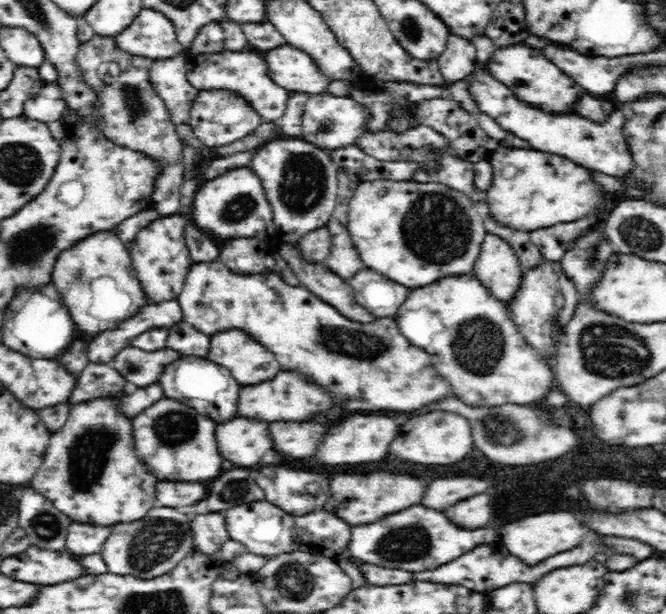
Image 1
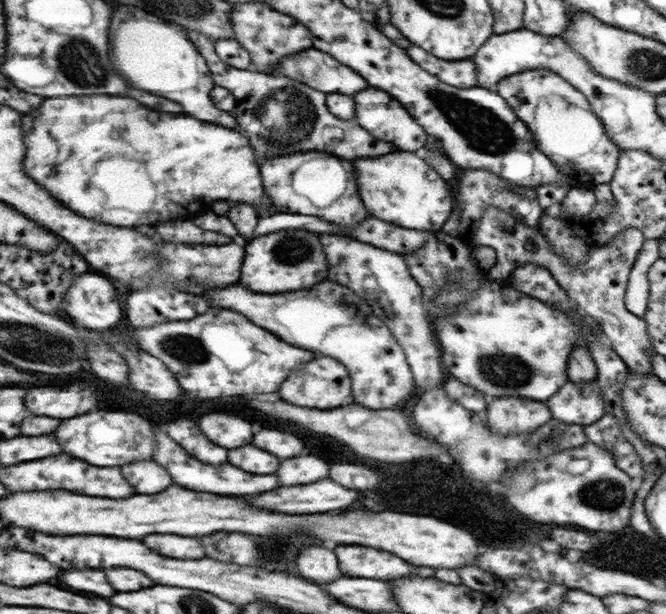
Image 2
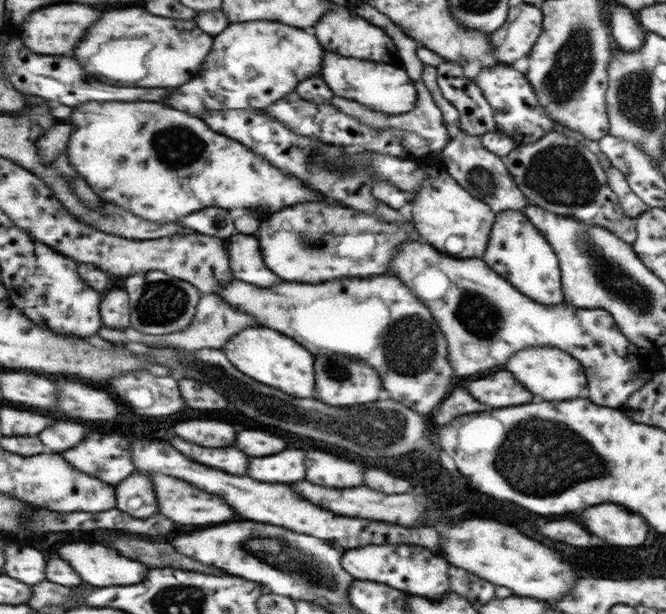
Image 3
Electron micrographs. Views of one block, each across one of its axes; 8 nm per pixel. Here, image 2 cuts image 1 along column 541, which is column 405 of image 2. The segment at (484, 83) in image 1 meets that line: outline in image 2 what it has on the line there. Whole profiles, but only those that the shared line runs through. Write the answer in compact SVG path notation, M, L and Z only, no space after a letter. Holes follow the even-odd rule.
M373 87L365 89L353 95L355 104L359 104L359 110L355 110L355 120L359 122L361 128L365 128L371 136L379 138L381 141L389 142L395 150L417 152L427 140L427 134L419 123L413 122L411 114L402 106L398 99L391 97L387 91Z

